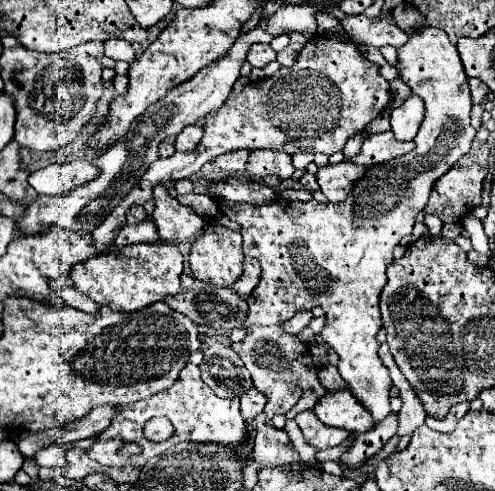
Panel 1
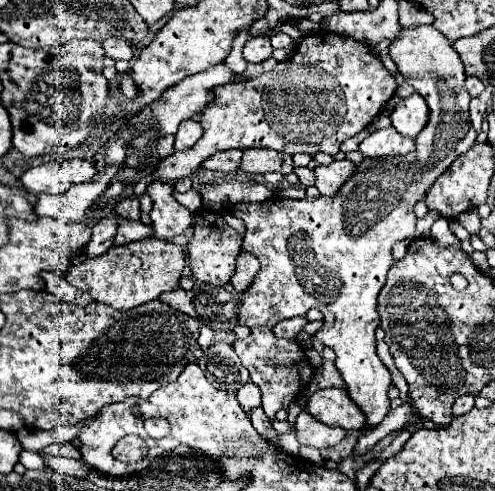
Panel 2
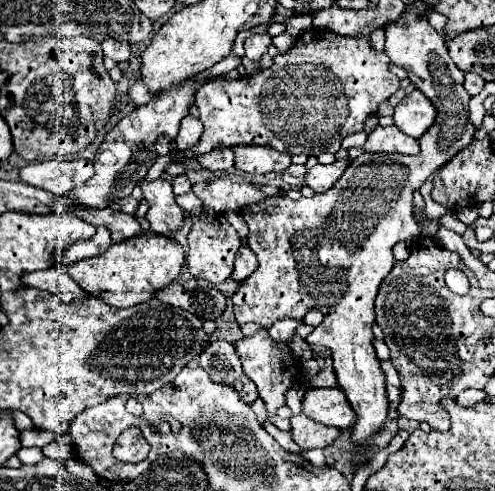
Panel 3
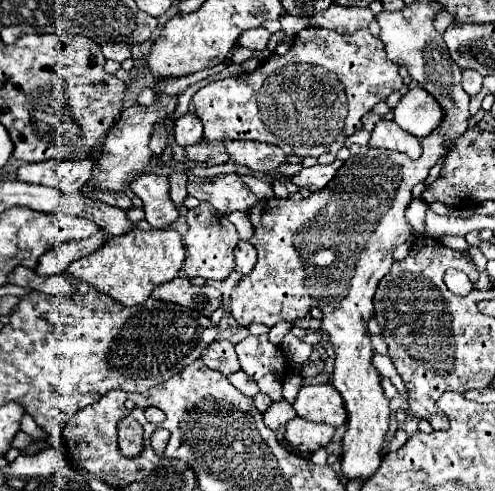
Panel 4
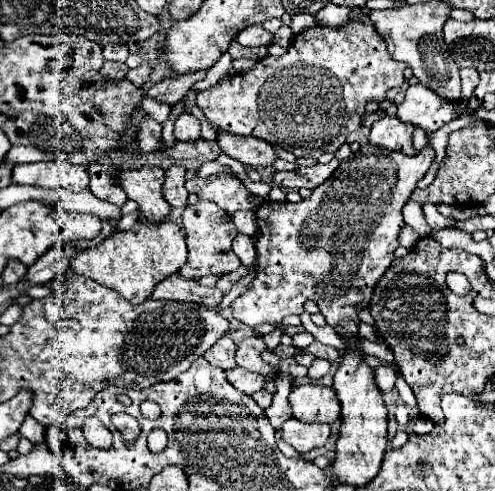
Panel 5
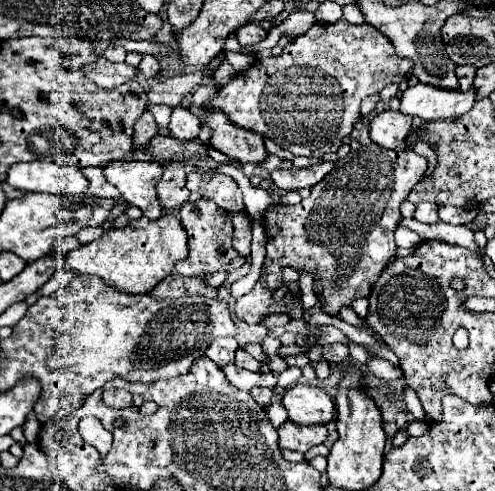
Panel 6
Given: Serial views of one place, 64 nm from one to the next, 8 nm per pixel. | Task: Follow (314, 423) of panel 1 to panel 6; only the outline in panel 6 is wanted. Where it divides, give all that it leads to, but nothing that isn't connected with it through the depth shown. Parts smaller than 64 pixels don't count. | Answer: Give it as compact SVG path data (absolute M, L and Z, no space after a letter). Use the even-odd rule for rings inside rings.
M288 420L278 428L278 444L282 450L306 452L312 446L322 444L326 436L326 426L296 426Z

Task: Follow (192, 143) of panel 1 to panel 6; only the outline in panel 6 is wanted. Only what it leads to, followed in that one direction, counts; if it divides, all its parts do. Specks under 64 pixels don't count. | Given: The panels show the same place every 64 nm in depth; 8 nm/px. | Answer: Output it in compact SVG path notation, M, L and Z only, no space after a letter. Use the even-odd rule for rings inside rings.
M184 106L172 108L172 118L168 124L168 130L178 140L192 140L200 134L200 120Z

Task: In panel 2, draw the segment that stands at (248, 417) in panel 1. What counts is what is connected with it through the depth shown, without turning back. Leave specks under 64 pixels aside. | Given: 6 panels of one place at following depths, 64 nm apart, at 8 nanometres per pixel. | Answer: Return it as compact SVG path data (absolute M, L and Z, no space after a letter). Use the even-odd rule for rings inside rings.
M252 382L240 384L240 388L238 388L238 402L240 402L242 410L246 414L250 414L252 408L260 406L260 388L256 388L256 384L252 384Z

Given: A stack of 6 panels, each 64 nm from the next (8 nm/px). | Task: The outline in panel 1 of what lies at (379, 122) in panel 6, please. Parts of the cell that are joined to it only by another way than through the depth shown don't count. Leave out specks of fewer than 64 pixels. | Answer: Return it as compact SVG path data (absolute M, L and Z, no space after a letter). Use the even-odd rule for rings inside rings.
M378 132L378 134L370 134L364 144L360 154L354 158L354 162L358 164L378 164L378 162L386 162L392 158L400 158L406 152L410 152L414 148L414 142L400 142L394 138L394 134L388 132Z

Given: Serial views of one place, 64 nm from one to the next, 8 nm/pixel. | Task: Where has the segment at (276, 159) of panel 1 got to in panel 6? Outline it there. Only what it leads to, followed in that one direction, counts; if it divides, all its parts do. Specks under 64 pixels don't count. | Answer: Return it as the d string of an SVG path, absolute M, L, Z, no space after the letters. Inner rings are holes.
M208 108L202 110L204 110L204 122L212 130L212 138L210 138L212 148L220 150L222 154L242 164L244 162L256 164L266 158L266 148L260 134L248 132L246 128L232 128L232 124L224 120L224 112L212 114L208 112Z

